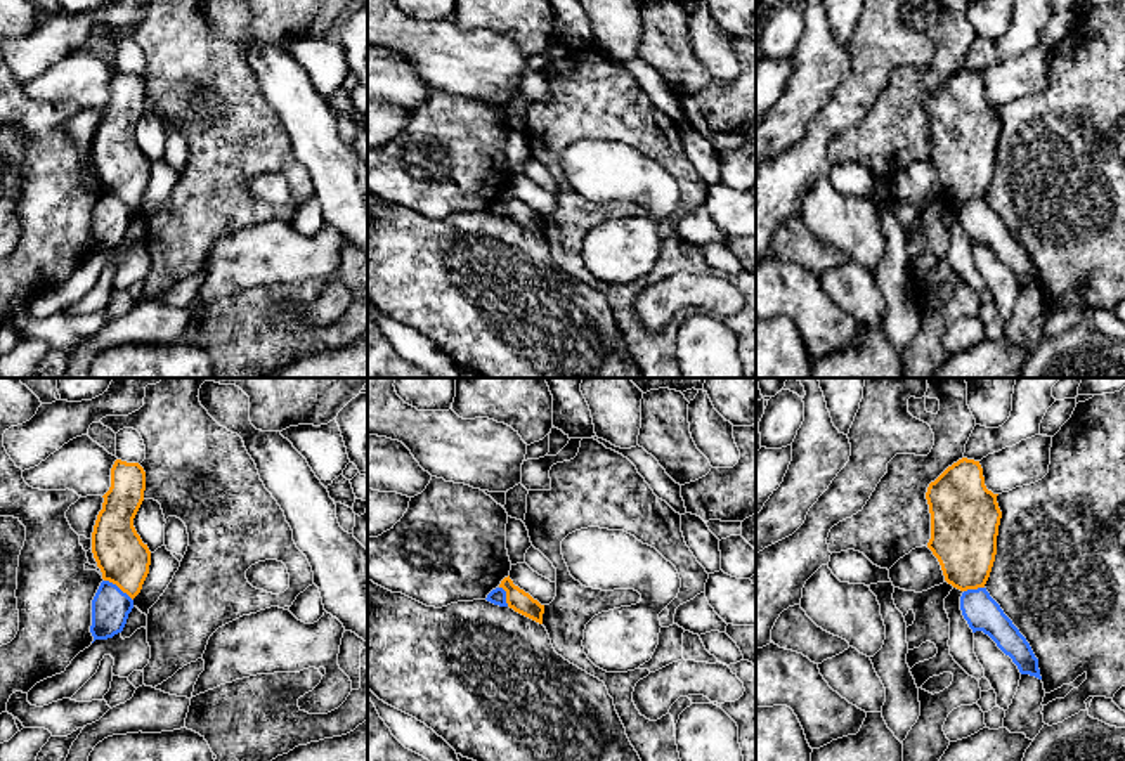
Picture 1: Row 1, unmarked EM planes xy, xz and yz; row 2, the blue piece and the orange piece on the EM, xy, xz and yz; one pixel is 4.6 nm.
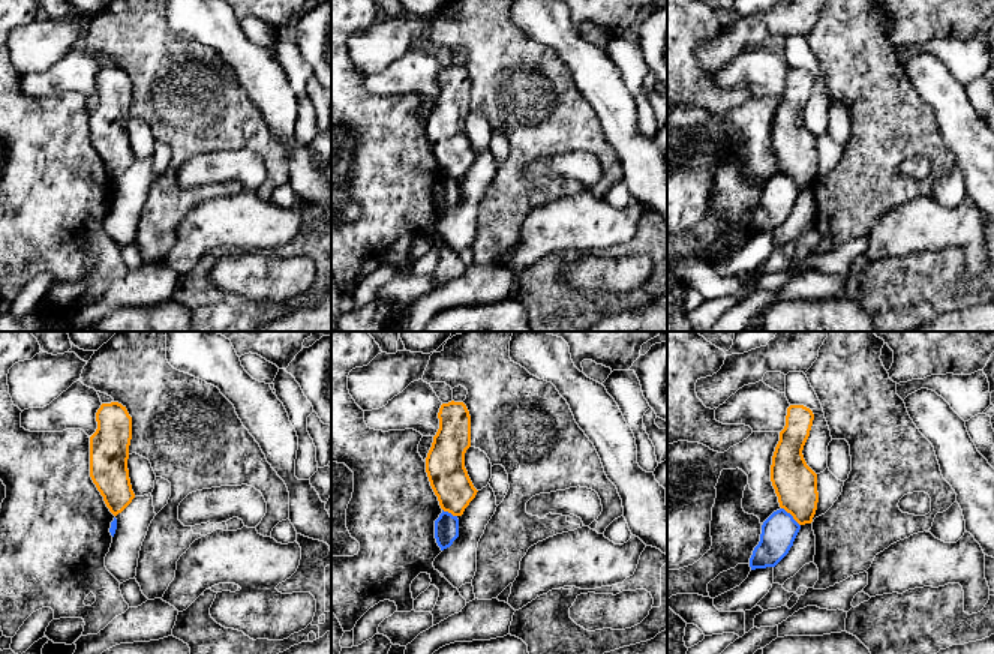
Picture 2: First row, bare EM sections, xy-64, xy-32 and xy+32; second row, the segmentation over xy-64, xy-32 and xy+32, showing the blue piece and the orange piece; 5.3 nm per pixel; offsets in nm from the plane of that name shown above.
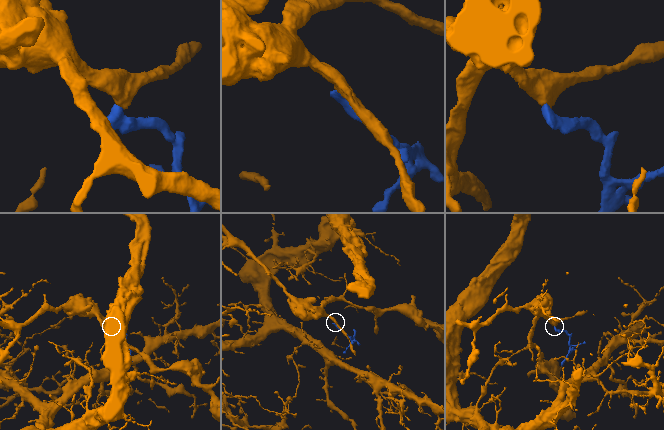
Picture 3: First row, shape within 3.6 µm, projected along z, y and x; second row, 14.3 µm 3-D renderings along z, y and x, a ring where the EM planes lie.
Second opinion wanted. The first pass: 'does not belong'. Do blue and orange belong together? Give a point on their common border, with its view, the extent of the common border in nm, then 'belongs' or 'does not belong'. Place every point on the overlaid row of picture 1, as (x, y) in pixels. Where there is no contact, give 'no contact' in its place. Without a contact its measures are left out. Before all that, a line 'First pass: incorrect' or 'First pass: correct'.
First pass: correct
contact xy (117, 586); length 170 nm; does not belong

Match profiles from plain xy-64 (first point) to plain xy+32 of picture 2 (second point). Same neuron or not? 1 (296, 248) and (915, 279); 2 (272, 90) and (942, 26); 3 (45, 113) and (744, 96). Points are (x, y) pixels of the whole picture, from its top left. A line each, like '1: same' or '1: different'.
1: same
2: different
3: same

